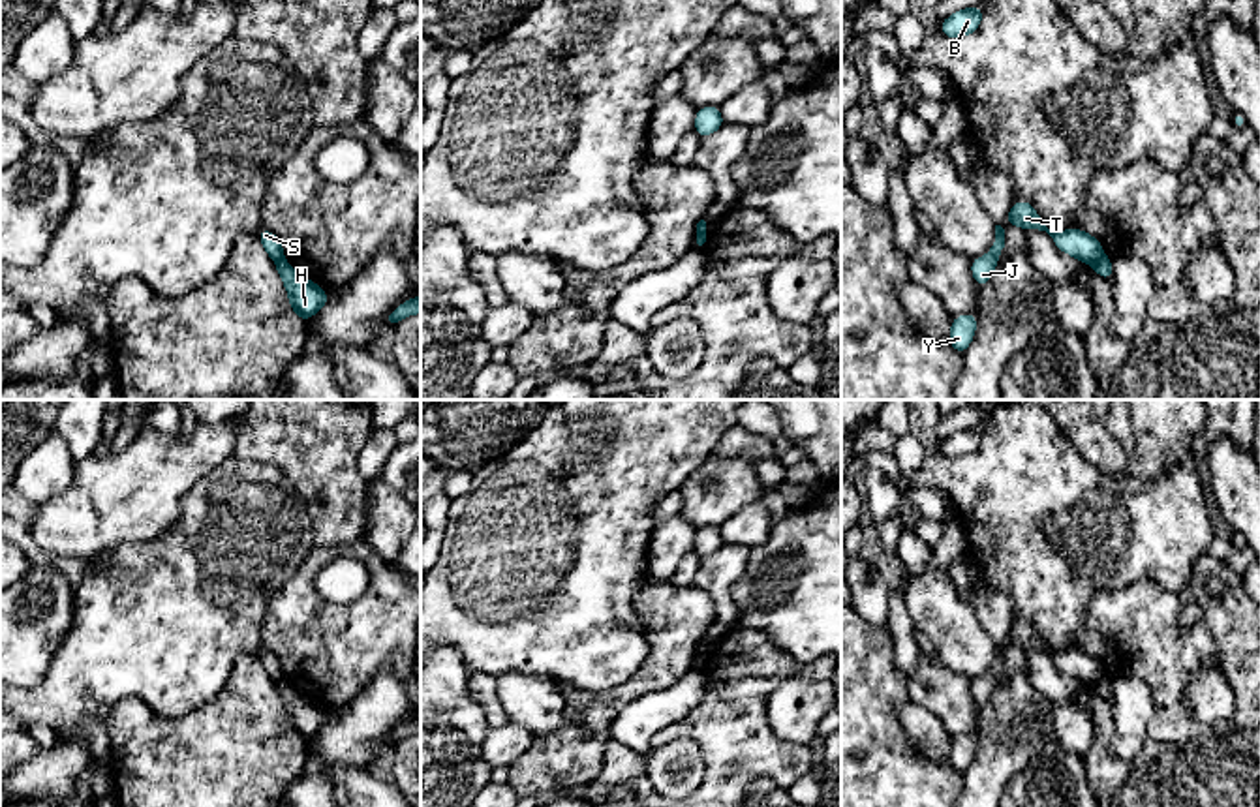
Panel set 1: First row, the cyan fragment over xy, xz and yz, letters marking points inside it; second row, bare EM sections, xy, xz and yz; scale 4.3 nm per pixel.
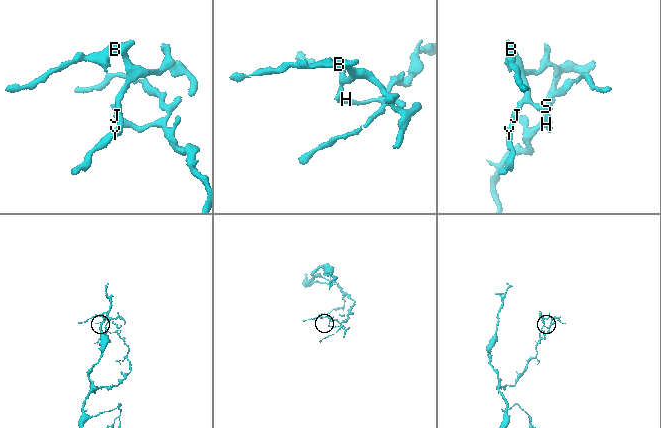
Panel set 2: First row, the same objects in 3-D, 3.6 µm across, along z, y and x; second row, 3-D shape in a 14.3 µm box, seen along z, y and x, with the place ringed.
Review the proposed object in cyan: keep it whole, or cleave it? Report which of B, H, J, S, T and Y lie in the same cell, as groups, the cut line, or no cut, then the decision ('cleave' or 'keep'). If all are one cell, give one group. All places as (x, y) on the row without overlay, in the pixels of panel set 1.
groups B J S T Y / H; cut yz (1103, 676), (1091, 684); cleave

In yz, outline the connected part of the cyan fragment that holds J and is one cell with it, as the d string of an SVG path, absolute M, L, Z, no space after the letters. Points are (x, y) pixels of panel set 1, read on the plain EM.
M995 646L995 664L991 666L991 670L984 678L971 681L973 698L980 708L988 704L993 691L997 689L997 679L1003 668L1005 668L1005 649L1001 646Z

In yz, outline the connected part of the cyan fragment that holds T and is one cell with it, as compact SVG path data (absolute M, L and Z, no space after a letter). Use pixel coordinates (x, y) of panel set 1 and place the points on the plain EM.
M1029 621L1014 623L1010 632L1006 634L1006 644L1018 646L1022 649L1046 651L1061 672L1087 685L1093 685L1095 681L1104 678L1102 664L1082 649L1048 649L1044 640L1033 631Z

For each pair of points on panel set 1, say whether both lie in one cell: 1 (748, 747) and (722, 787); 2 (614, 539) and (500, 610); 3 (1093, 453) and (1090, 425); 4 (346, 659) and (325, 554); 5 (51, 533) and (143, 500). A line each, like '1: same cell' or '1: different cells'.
1: same cell
2: same cell
3: same cell
4: same cell
5: same cell

